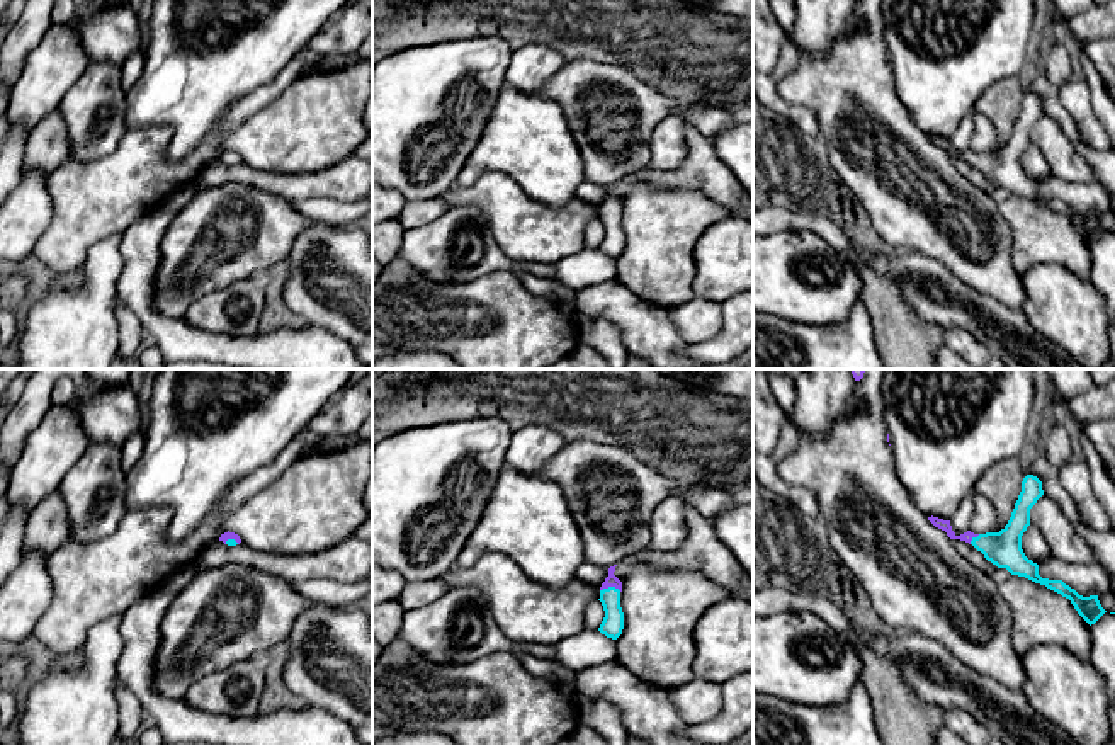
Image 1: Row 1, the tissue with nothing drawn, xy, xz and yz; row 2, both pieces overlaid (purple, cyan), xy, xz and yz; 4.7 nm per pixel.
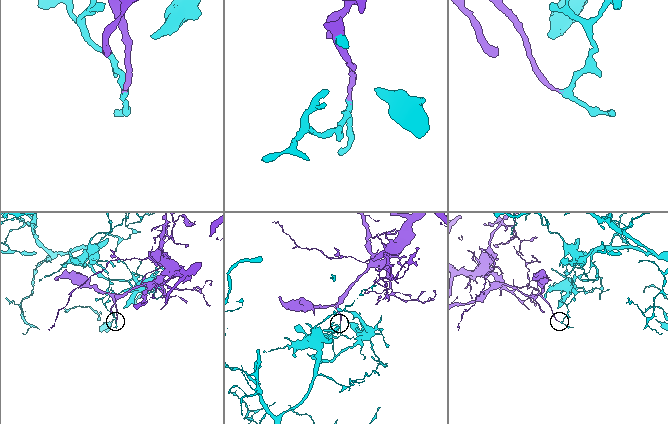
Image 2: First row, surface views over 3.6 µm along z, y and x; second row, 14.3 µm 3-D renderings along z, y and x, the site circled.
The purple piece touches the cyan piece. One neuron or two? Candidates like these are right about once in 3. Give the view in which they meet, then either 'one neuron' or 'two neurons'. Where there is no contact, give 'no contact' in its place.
meets purple in xz; two neurons

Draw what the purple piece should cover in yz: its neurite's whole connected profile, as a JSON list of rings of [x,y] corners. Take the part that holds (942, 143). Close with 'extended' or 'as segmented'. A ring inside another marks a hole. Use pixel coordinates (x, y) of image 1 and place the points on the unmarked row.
[[[933,134],[928,136],[928,139],[930,139],[935,146],[945,150],[950,158],[960,158],[960,160],[965,160],[965,162],[971,163],[971,160],[979,155],[979,153],[971,151],[971,150],[957,155],[957,153],[952,150],[950,139],[943,139],[943,138],[938,138],[938,136],[933,136]]] | as segmented

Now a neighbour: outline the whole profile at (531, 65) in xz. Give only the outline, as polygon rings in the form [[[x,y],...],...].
[[[530,43],[512,51],[505,73],[505,85],[518,92],[539,97],[546,80],[564,66],[563,54],[546,44]]]

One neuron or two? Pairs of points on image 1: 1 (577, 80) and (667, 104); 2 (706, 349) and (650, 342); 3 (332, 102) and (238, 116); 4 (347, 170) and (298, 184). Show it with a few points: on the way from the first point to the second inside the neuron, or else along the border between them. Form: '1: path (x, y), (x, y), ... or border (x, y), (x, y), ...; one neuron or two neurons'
1: path (599, 80), (605, 79), (629, 89), (645, 104); one neuron
2: border (685, 342), (682, 351); two neurons
3: border (282, 90), (249, 114), (228, 135), (218, 131); two neurons
4: path (335, 182), (310, 184); one neuron

